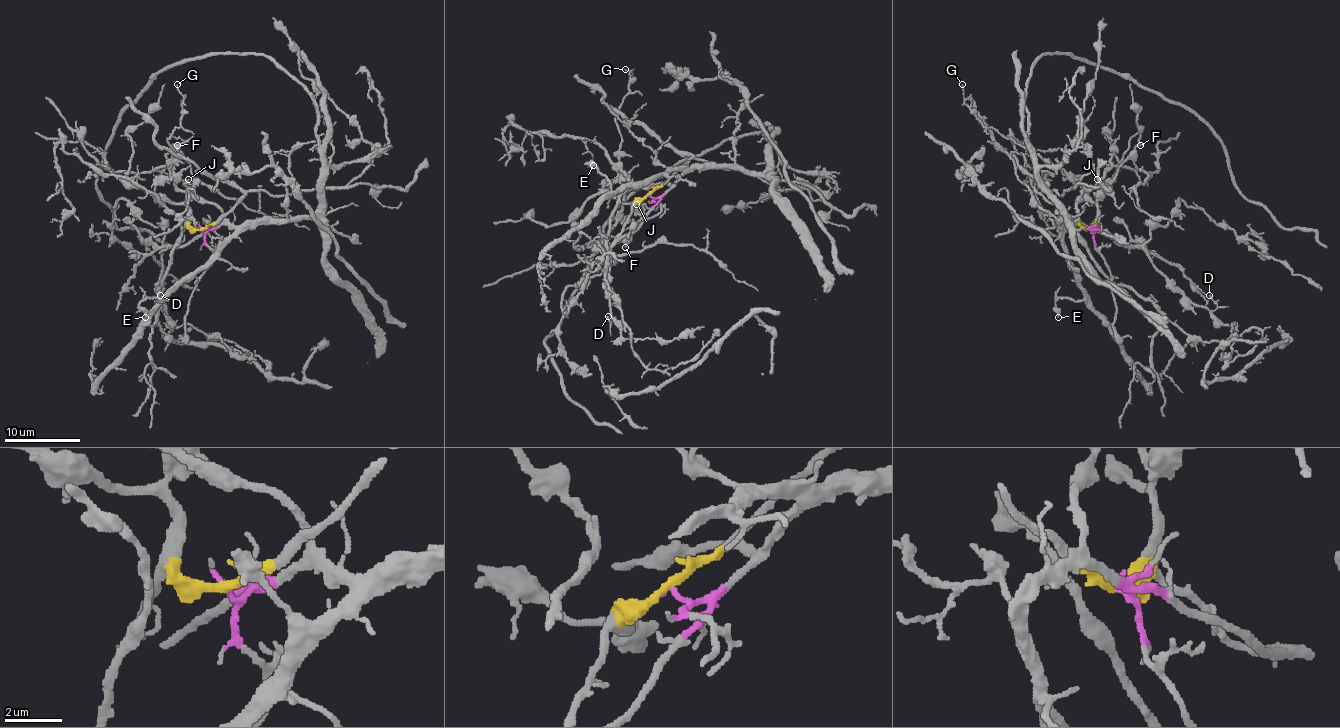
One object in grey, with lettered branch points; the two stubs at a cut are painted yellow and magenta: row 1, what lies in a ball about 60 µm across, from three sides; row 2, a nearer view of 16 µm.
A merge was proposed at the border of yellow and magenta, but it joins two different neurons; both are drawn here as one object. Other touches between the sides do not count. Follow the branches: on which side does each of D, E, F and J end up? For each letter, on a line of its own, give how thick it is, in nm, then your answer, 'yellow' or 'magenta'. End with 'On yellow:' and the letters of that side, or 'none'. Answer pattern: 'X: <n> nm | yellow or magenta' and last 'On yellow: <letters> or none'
D: 140 nm | yellow
E: 320 nm | magenta
F: 140 nm | yellow
J: 150 nm | yellow
On yellow: D, F, J

